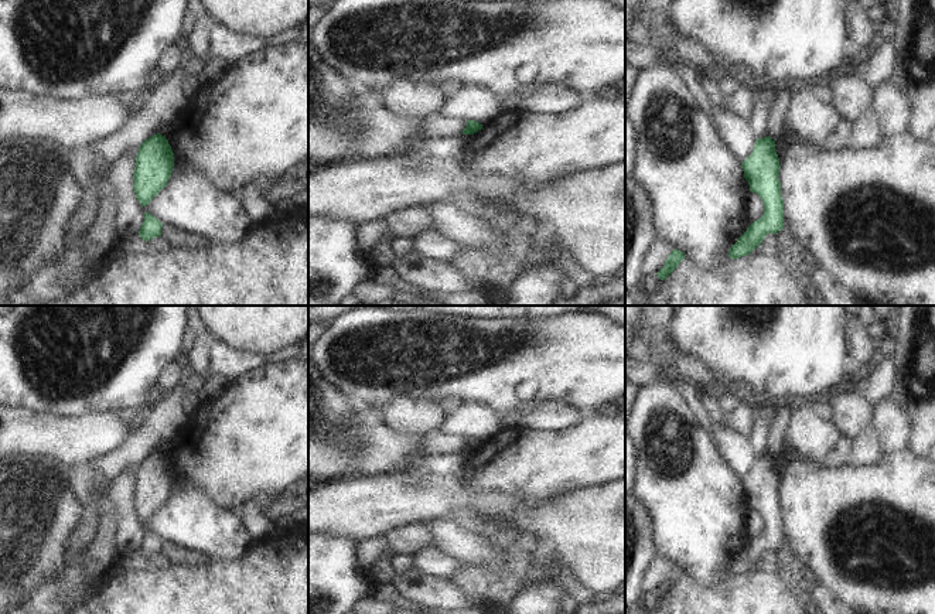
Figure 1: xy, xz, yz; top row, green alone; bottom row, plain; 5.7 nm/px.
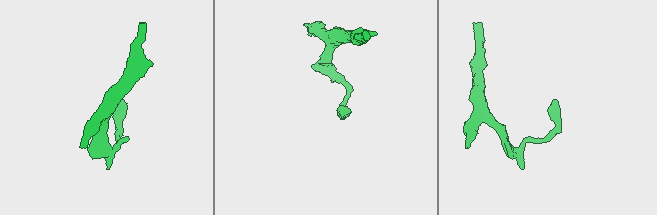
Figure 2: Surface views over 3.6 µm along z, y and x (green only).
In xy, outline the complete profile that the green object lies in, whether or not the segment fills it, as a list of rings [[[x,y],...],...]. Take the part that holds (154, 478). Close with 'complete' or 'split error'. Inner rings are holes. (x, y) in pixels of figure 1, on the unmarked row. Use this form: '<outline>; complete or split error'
[[[157,450],[141,460],[133,488],[133,506],[141,523],[167,502],[174,484],[174,470],[168,457]]]; complete

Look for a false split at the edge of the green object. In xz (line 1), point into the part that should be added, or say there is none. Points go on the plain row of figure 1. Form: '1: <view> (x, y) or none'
1: none

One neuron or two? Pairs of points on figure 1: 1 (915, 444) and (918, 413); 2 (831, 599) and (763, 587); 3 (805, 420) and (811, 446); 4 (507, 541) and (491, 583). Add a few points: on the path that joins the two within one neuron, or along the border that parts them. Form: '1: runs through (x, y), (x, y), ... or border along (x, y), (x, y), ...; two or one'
1: runs through (918, 437), (918, 420); one
2: border along (801, 593), (805, 599); two
3: runs through (805, 426), (811, 440); one
4: runs through (514, 553), (514, 569), (504, 579); one

